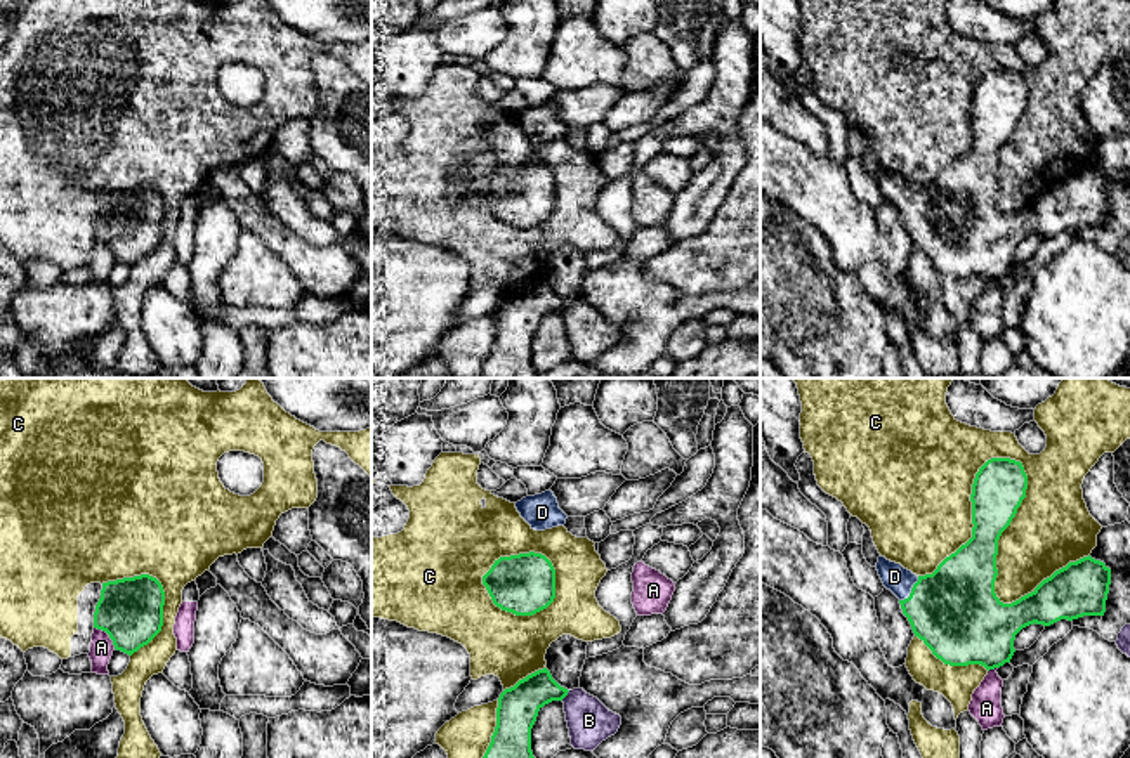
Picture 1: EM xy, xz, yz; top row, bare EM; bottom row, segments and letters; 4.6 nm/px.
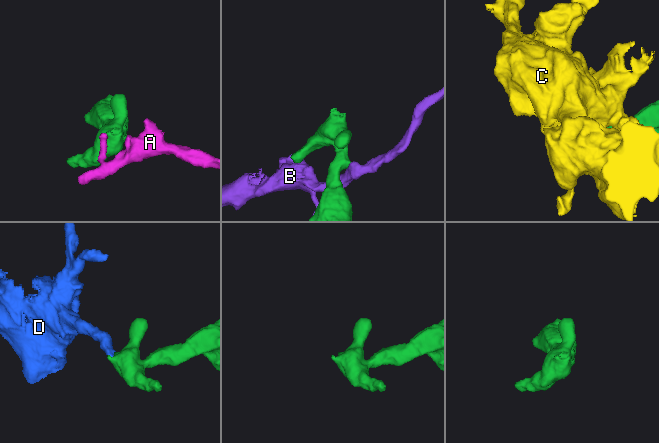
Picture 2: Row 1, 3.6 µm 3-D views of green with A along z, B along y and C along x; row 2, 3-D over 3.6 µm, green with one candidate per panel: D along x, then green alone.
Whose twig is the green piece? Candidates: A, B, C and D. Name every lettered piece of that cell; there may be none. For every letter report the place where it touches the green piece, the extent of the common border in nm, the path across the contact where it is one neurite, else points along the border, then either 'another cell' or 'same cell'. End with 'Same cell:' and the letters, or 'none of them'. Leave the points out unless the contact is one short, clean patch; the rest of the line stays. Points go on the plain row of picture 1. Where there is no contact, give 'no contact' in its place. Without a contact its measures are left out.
A: meets green in xy at (108, 245); contact 140 nm long; another cell
B: meets green in xz at (564, 307); contact 60 nm long; border along xz (570, 302), (561, 311); another cell
C: meets green in yz at (1024, 106); contact 800 nm long; another cell
D: meets green in yz at (912, 202); contact 150 nm long; runs through yz (955, 222), (932, 215), (912, 202), (894, 188); same cell
Same cell: D

